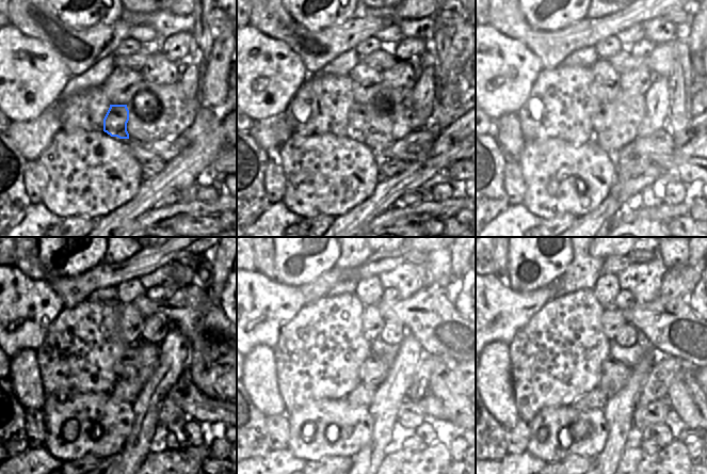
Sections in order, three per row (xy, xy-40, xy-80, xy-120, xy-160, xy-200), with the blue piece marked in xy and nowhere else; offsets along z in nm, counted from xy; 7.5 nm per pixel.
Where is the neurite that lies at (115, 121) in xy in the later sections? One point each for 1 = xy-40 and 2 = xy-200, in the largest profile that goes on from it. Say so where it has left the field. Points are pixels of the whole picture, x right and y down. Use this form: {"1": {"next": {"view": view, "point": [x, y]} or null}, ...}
{"1": {"next": {"view": "xy-40", "point": [359, 115]}}, "2": {"next": {"view": "xy-200", "point": [614, 374]}}}

